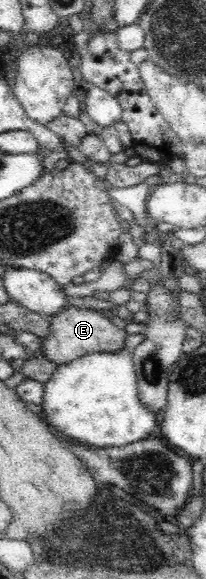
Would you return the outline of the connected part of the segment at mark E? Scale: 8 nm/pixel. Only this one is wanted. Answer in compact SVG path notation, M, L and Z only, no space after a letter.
M70 306L58 315L42 317L50 324L51 329L47 338L40 338L44 343L42 353L57 365L72 363L91 353L118 353L126 349L127 331L115 327L112 319L104 317L100 311Z

